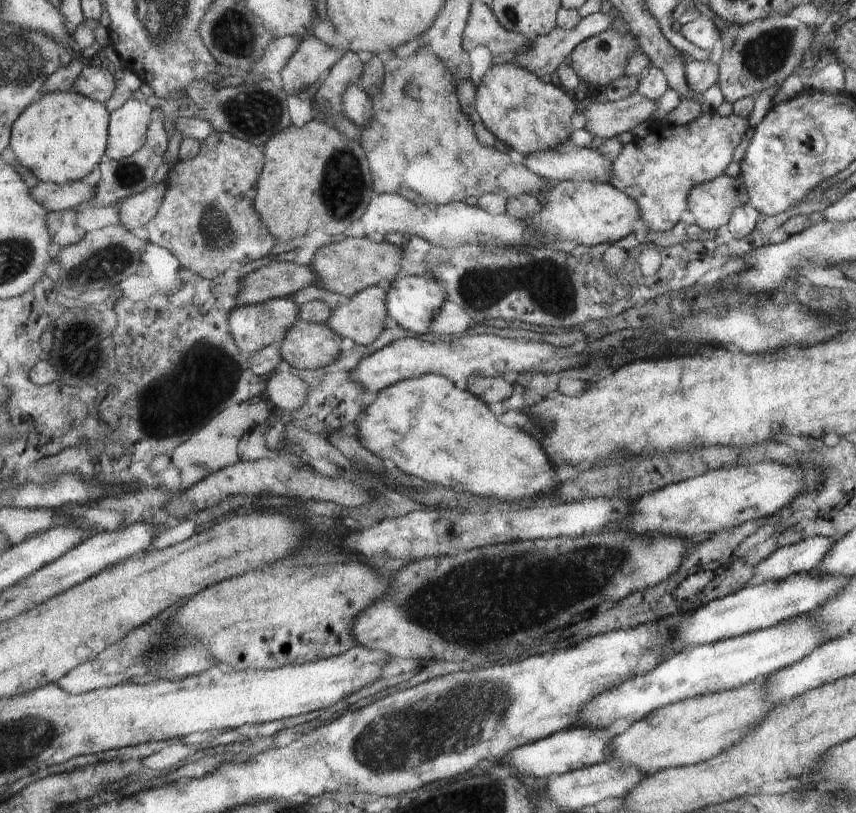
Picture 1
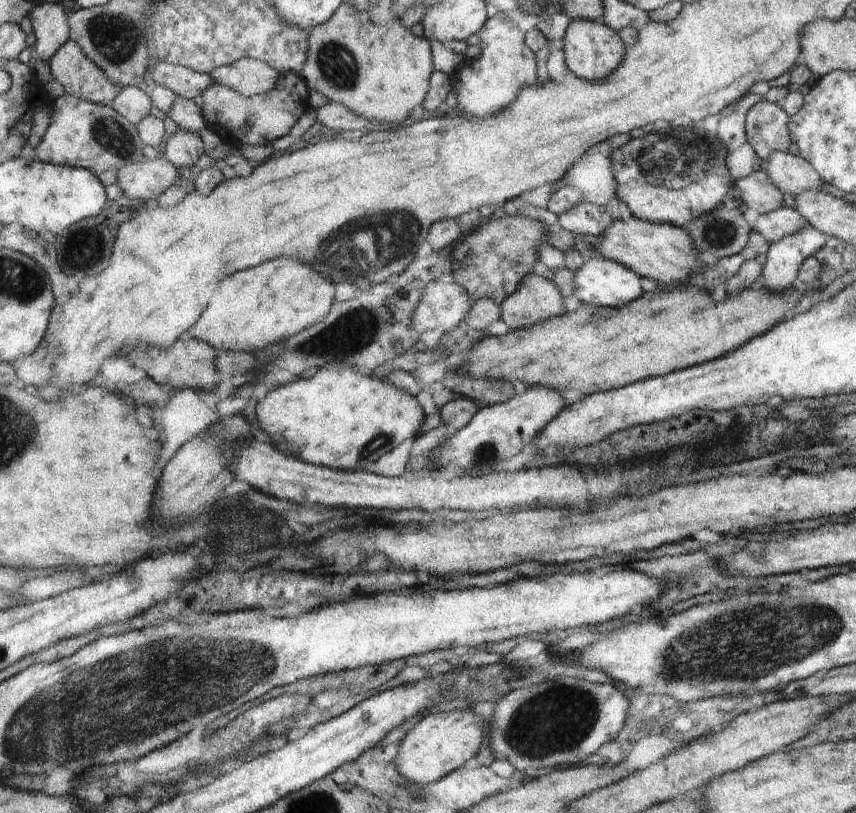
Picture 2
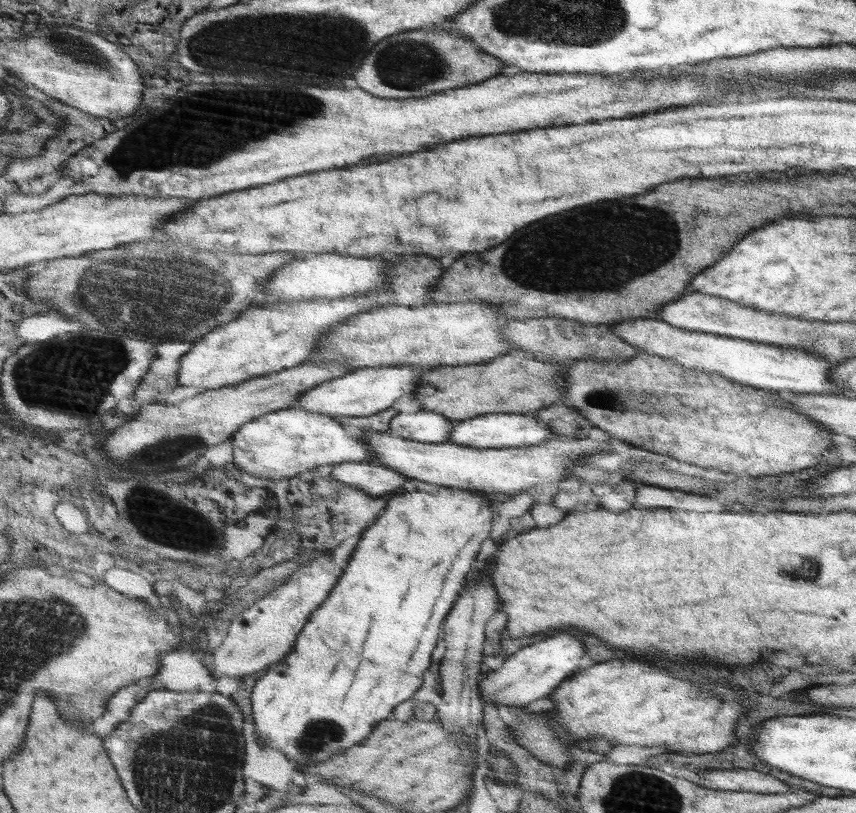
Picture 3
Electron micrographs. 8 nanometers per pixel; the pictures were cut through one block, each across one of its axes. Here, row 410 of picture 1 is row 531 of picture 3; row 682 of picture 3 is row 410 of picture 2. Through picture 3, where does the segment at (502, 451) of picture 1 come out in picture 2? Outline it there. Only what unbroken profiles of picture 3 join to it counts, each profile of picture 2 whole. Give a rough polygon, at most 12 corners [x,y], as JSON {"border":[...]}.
{"border":[[330,363],[257,402],[260,428],[336,470],[416,438],[417,398]]}

